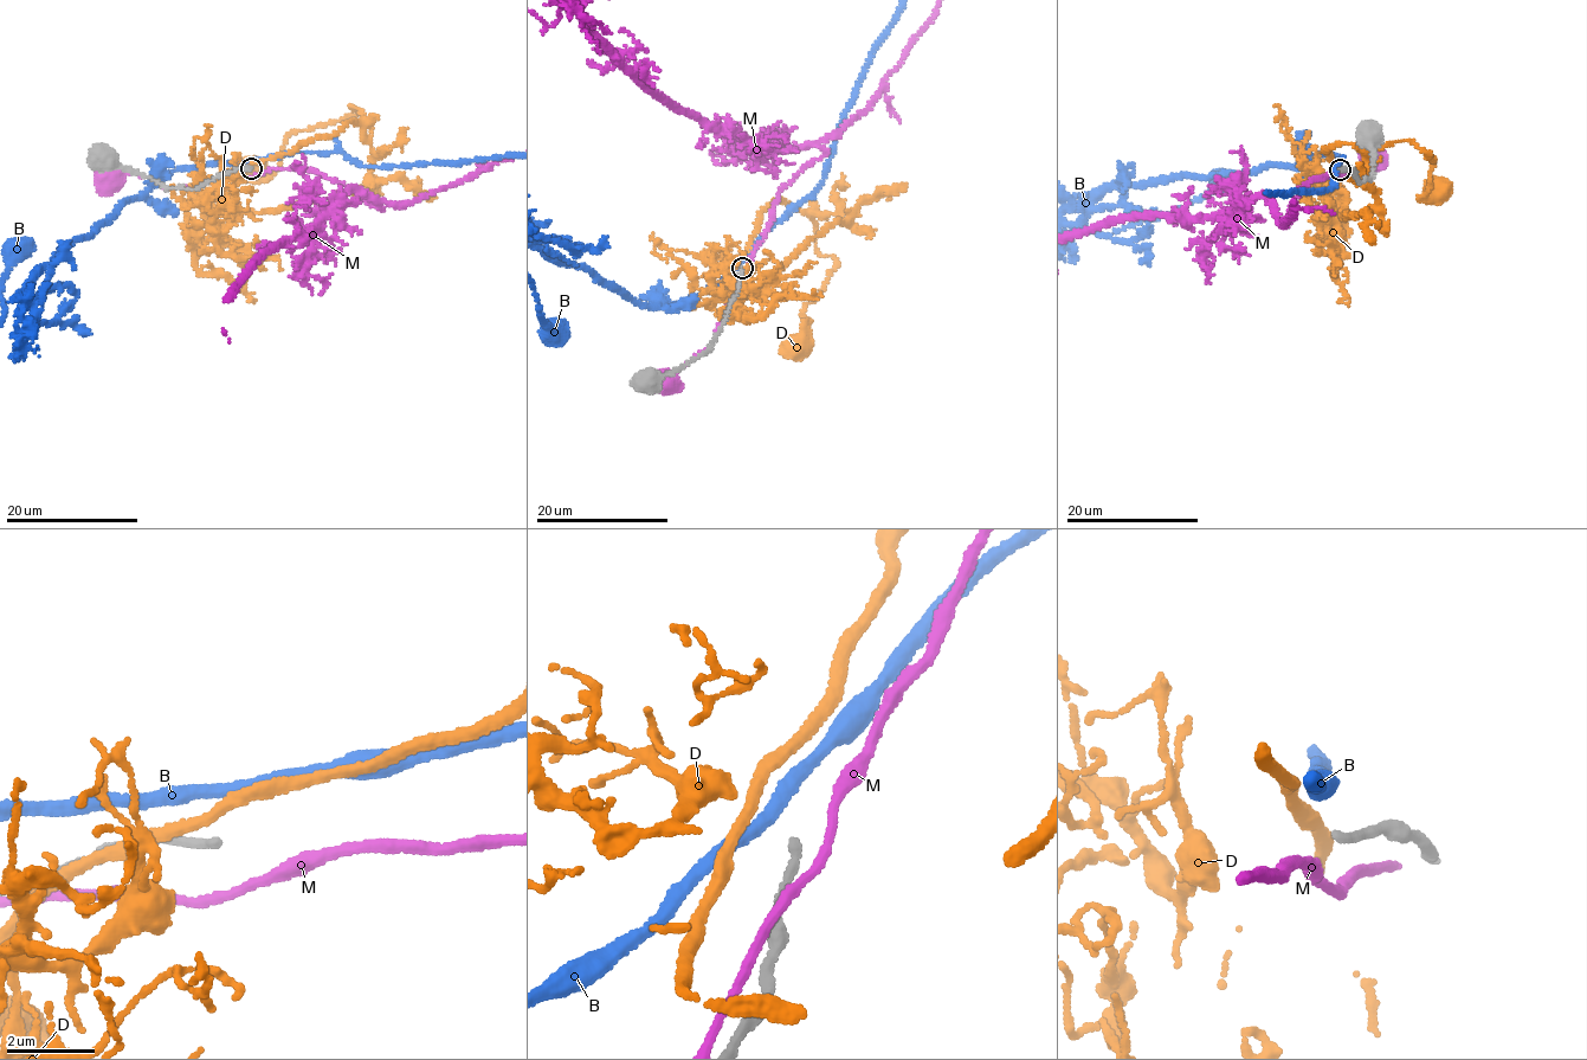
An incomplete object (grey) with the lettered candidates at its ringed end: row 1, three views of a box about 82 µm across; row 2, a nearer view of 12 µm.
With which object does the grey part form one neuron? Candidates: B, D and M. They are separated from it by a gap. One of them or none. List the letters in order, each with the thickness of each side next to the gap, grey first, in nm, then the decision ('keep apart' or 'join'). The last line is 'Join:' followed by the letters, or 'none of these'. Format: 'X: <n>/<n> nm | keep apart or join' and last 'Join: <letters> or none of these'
B: 190/300 nm | keep apart
D: 190/260 nm | keep apart
M: 190/200 nm | keep apart
Join: none of these

